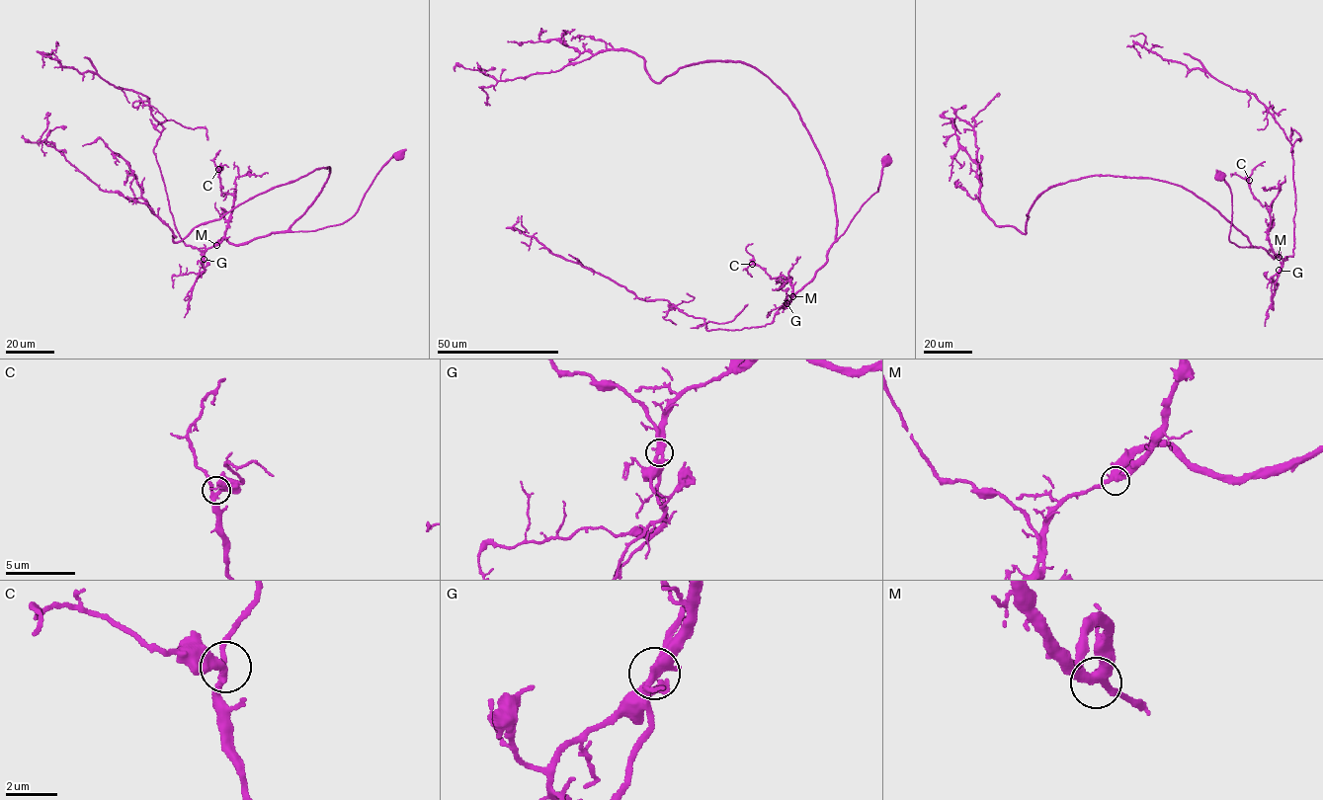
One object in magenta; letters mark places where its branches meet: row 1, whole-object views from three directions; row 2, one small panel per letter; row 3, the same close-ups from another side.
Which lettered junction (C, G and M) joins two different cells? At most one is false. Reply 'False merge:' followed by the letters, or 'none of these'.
False merge: G

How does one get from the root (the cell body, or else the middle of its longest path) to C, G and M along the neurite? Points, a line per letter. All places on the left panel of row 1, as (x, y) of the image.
C: (399, 154), (346, 220), (238, 244), (217, 244), (234, 197), (221, 194), (218, 169)
G: (399, 154), (381, 168), (358, 210), (342, 223), (272, 232), (238, 244), (222, 239), (206, 250), (204, 259)
M: (399, 154), (381, 168), (358, 210), (342, 223), (312, 231), (272, 232), (238, 244), (222, 239), (216, 245)

